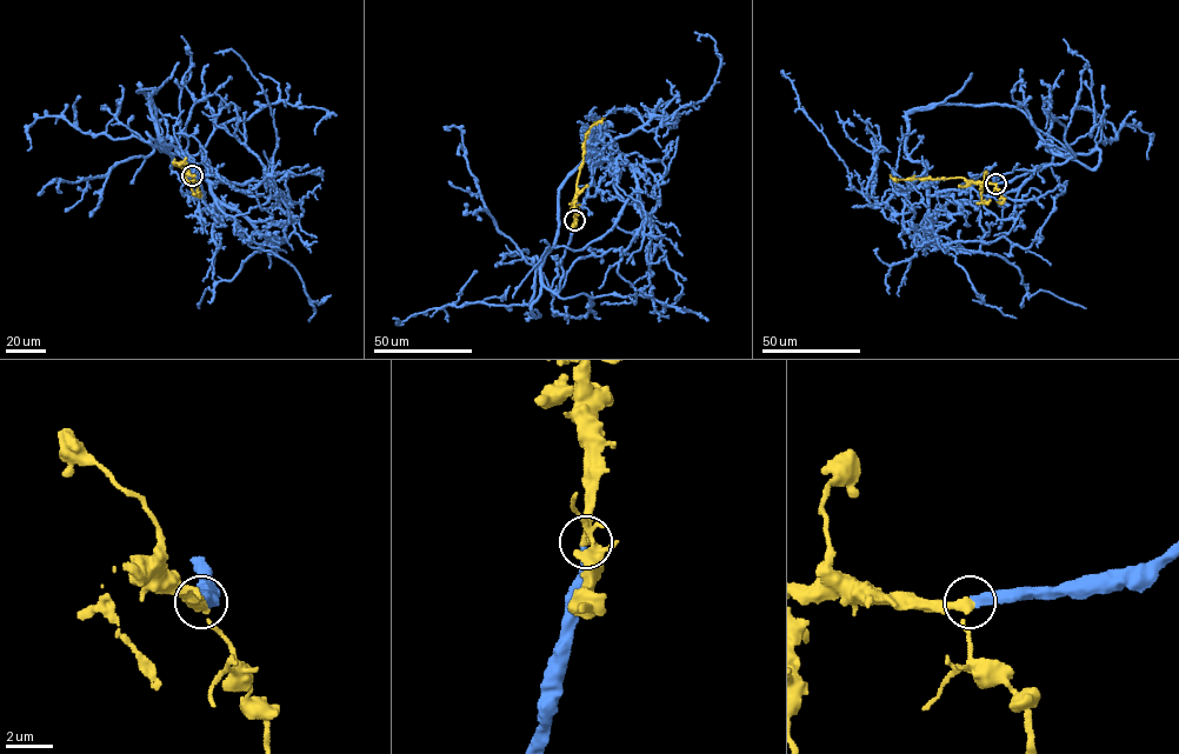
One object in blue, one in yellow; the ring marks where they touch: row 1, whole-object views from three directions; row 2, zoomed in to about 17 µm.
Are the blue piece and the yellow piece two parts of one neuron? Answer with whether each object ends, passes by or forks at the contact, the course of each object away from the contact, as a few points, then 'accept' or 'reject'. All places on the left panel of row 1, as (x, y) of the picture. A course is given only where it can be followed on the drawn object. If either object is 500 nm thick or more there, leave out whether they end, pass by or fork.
blue ends | yellow passes by | blue via (192, 175), (137, 91), (154, 88), (159, 141), (285, 239), (277, 249), (294, 231), (290, 206), (248, 188) | yellow via (192, 175), (172, 162), (186, 159) | accept

